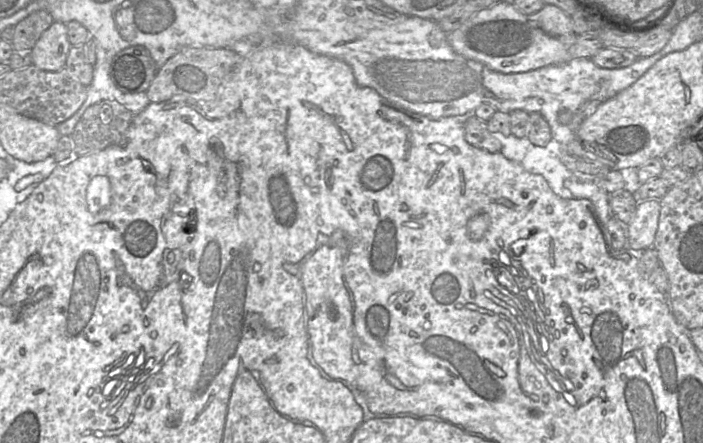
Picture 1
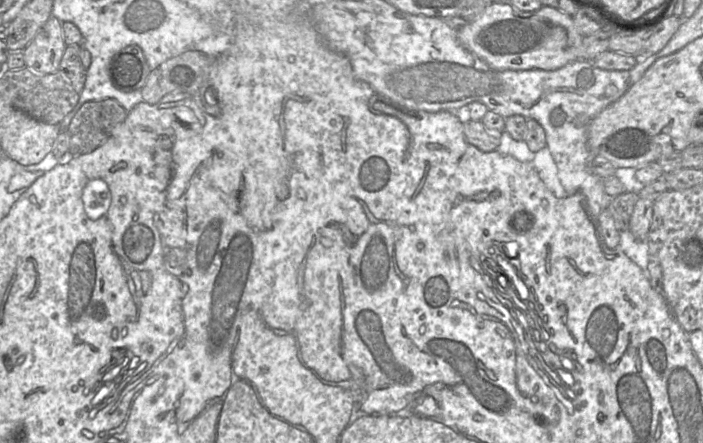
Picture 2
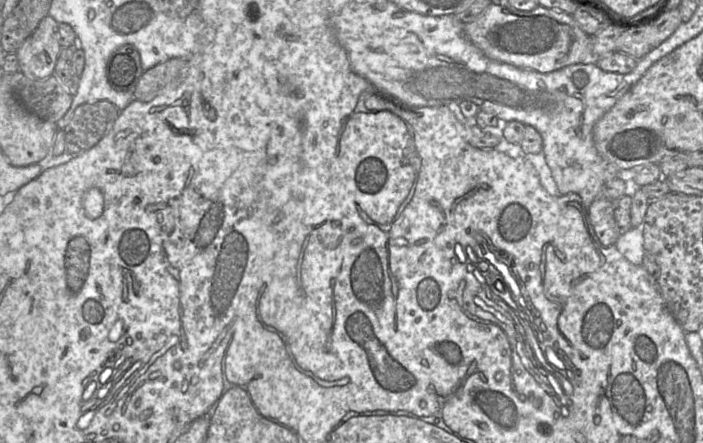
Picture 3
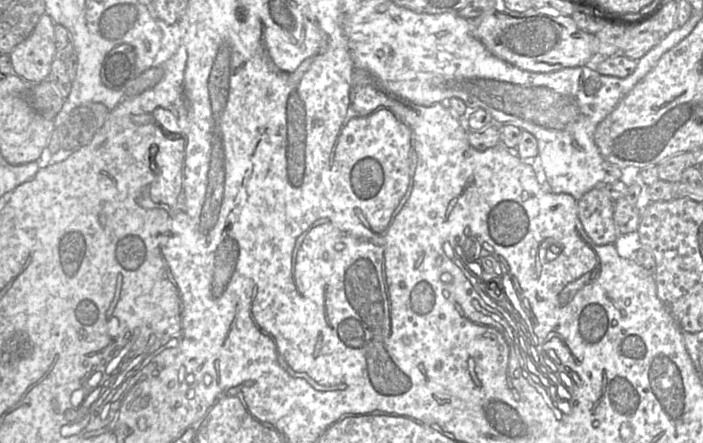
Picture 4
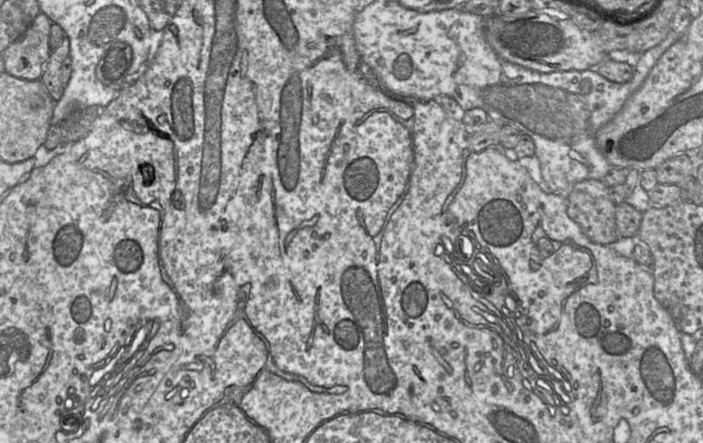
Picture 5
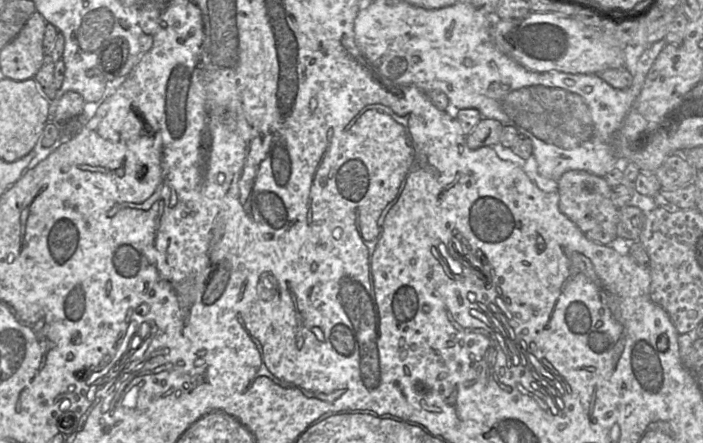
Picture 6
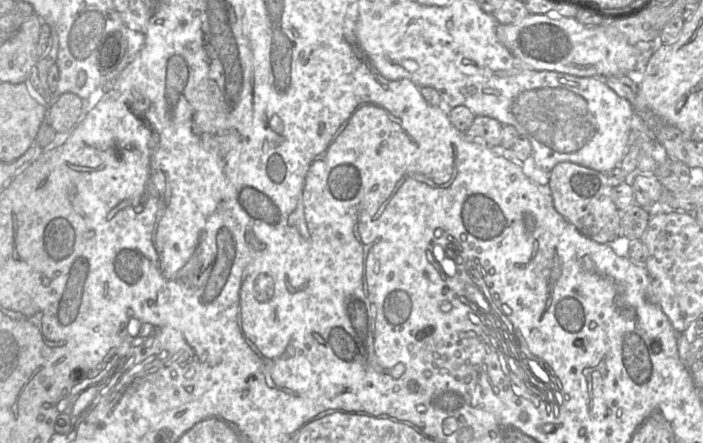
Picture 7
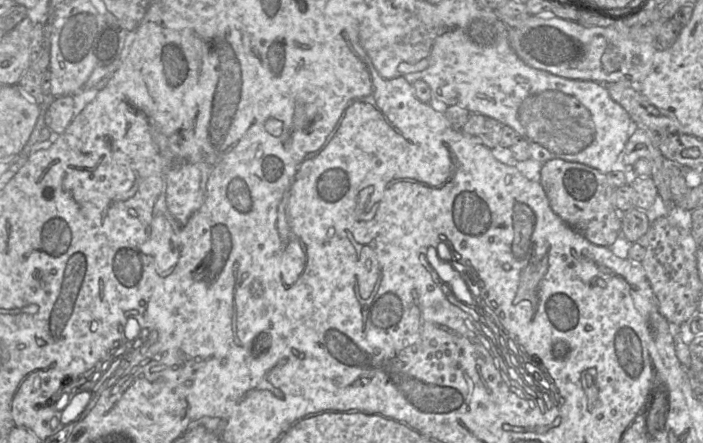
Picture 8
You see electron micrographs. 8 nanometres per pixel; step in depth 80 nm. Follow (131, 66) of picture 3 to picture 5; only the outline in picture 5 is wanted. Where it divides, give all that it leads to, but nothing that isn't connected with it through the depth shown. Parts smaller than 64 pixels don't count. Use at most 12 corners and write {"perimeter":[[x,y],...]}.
{"perimeter":[[113,43],[95,76],[122,89],[132,63],[132,48]]}

